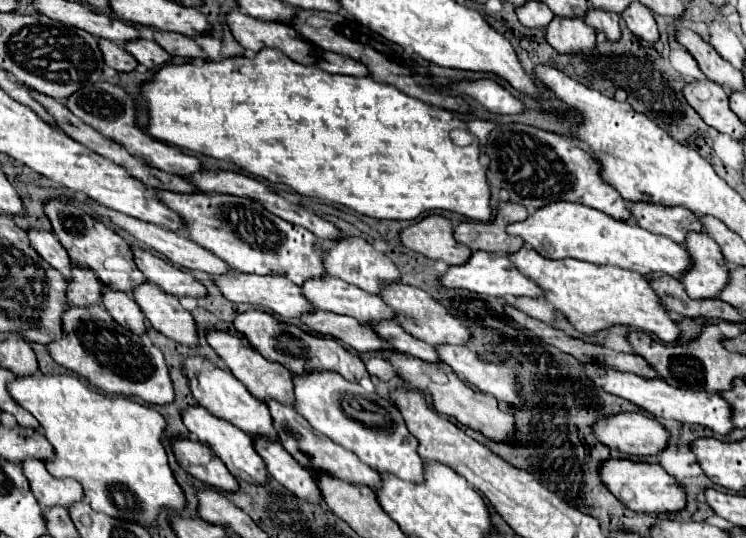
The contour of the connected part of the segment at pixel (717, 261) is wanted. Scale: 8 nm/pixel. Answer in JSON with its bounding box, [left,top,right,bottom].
[680,232,728,298]

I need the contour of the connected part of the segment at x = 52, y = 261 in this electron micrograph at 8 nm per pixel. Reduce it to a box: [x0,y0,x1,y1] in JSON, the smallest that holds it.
[28,230,72,280]

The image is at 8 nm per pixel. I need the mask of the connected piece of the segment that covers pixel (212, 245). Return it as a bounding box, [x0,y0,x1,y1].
[154,190,324,286]

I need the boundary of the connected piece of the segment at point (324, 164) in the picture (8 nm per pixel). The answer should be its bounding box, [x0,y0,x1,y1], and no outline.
[138,48,492,222]

